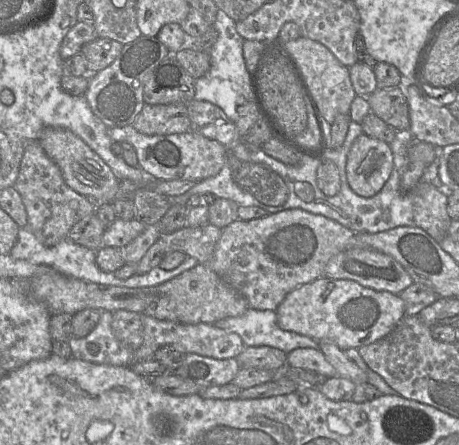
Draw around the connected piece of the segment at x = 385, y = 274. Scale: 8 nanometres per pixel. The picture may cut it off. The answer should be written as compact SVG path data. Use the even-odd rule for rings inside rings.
M352 248L333 256L324 269L324 277L354 280L362 286L399 295L414 280L404 267L390 255L363 248Z

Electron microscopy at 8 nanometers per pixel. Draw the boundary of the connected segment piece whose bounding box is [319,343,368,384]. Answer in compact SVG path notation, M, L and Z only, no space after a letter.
M319 343L319 349L336 370L337 376L355 384L367 382L368 366L356 348L341 348L331 343Z

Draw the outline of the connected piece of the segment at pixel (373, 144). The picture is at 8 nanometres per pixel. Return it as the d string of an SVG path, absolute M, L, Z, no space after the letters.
M365 133L358 136L347 156L346 175L351 189L371 198L385 185L393 169L390 145Z

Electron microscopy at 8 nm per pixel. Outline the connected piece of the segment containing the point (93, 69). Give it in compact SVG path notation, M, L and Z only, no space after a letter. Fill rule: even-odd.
M97 38L85 44L81 53L86 60L88 74L95 74L109 66L121 53L123 44L109 38Z

